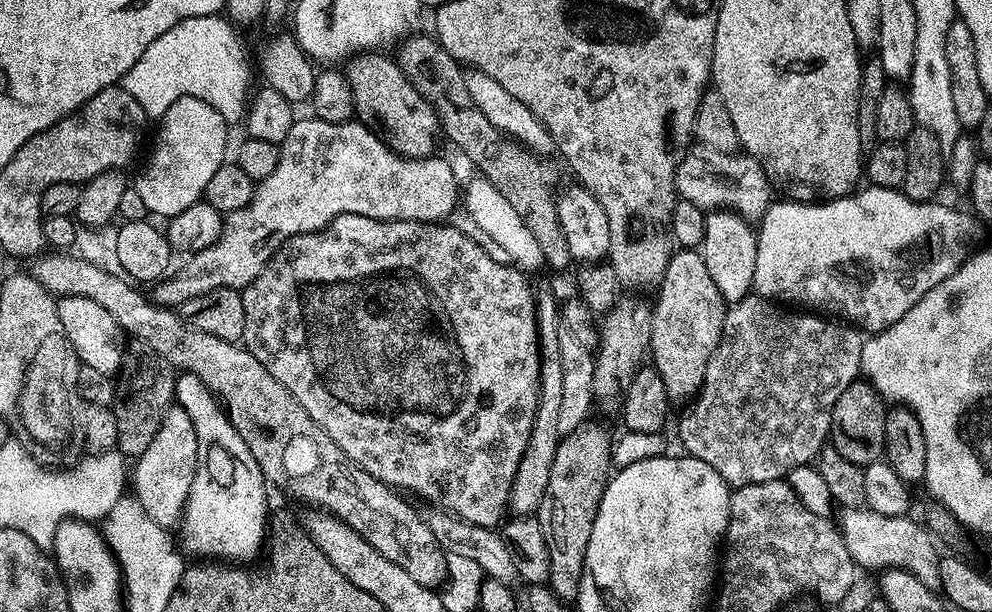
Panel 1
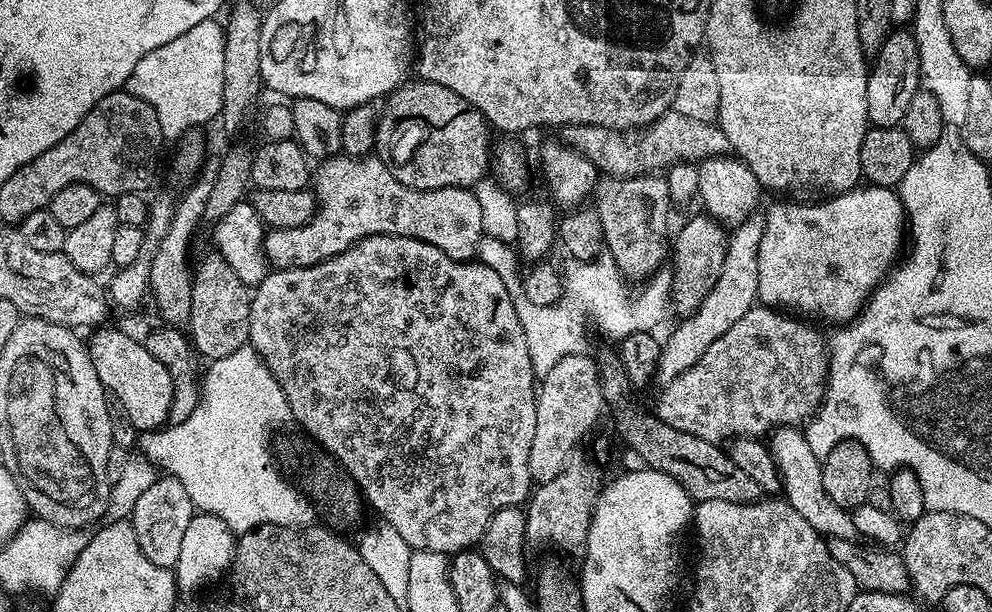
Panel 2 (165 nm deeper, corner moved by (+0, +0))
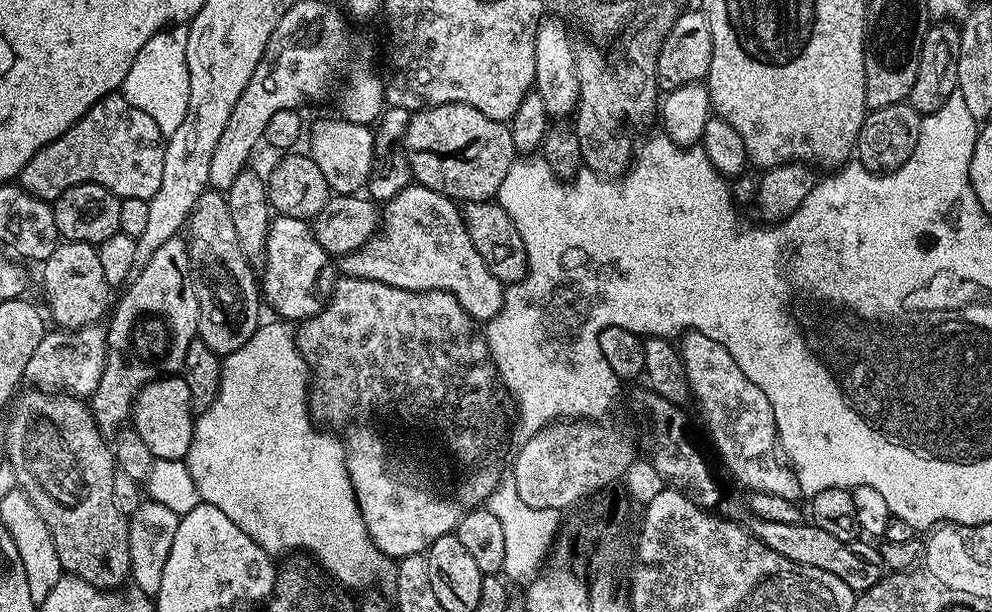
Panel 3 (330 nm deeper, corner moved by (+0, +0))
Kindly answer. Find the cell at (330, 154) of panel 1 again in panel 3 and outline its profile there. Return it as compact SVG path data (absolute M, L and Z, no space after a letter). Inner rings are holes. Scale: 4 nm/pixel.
M415 182L383 205L382 223L376 235L357 252L339 257L338 264L341 277L377 280L415 292L442 290L454 294L477 322L493 320L504 305L505 285L490 274L490 266L474 250L457 201Z

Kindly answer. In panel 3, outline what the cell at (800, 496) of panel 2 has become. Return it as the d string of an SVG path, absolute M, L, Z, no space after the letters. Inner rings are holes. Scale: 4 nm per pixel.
M689 330L683 333L679 340L680 366L684 377L688 380L688 391L694 400L696 396L697 402L700 403L700 412L708 423L712 444L716 447L717 454L724 459L725 466L732 471L733 478L738 483L745 484L748 490L769 492L778 494L782 498L799 501L802 493L798 478L791 467L778 455L778 437L770 398L766 398L766 394L762 394L762 390L758 390L758 386L754 386L754 382L750 382L746 374L742 374L738 362L734 362L728 351L718 346L718 342L714 342L714 338L706 338L706 334Z

